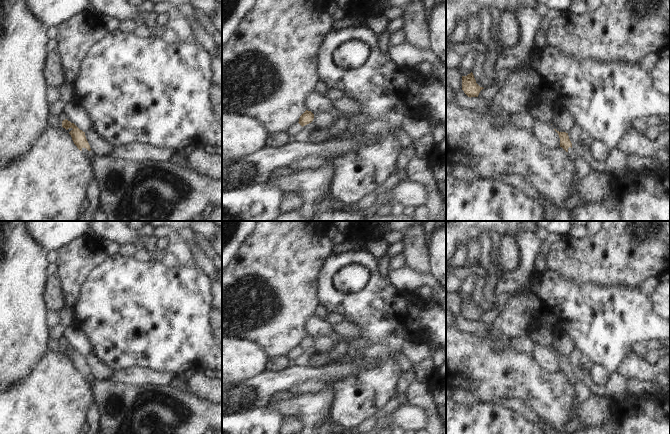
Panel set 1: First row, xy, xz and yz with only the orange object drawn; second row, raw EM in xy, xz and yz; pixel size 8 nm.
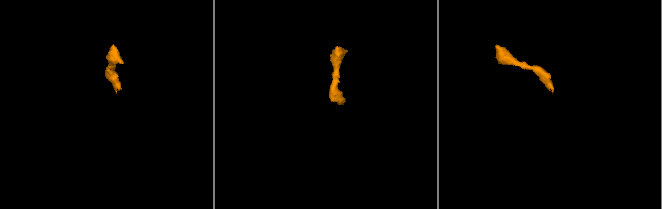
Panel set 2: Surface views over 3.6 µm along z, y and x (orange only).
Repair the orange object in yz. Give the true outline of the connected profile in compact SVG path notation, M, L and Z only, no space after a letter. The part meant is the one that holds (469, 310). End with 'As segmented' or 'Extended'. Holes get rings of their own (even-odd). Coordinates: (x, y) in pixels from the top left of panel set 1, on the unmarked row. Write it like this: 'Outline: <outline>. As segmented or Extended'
Outline: M471 296L467 300L462 300L462 314L468 321L478 321L480 315L484 313L480 311Z. As segmented

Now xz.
Outline: M306 334L299 342L299 348L303 351L311 347L314 343L314 338L311 335Z. As segmented

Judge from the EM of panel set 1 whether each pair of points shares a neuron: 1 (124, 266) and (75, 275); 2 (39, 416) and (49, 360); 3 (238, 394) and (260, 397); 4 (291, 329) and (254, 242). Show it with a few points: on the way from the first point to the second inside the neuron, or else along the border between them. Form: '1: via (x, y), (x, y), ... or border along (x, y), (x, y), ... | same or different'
1: border along (107, 257), (87, 275), (80, 288), (80, 294) | different
2: via (49, 402), (49, 374) | same
3: via (243, 394), (255, 394) | same
4: via (283, 307), (279, 294), (273, 286), (273, 264) | same

